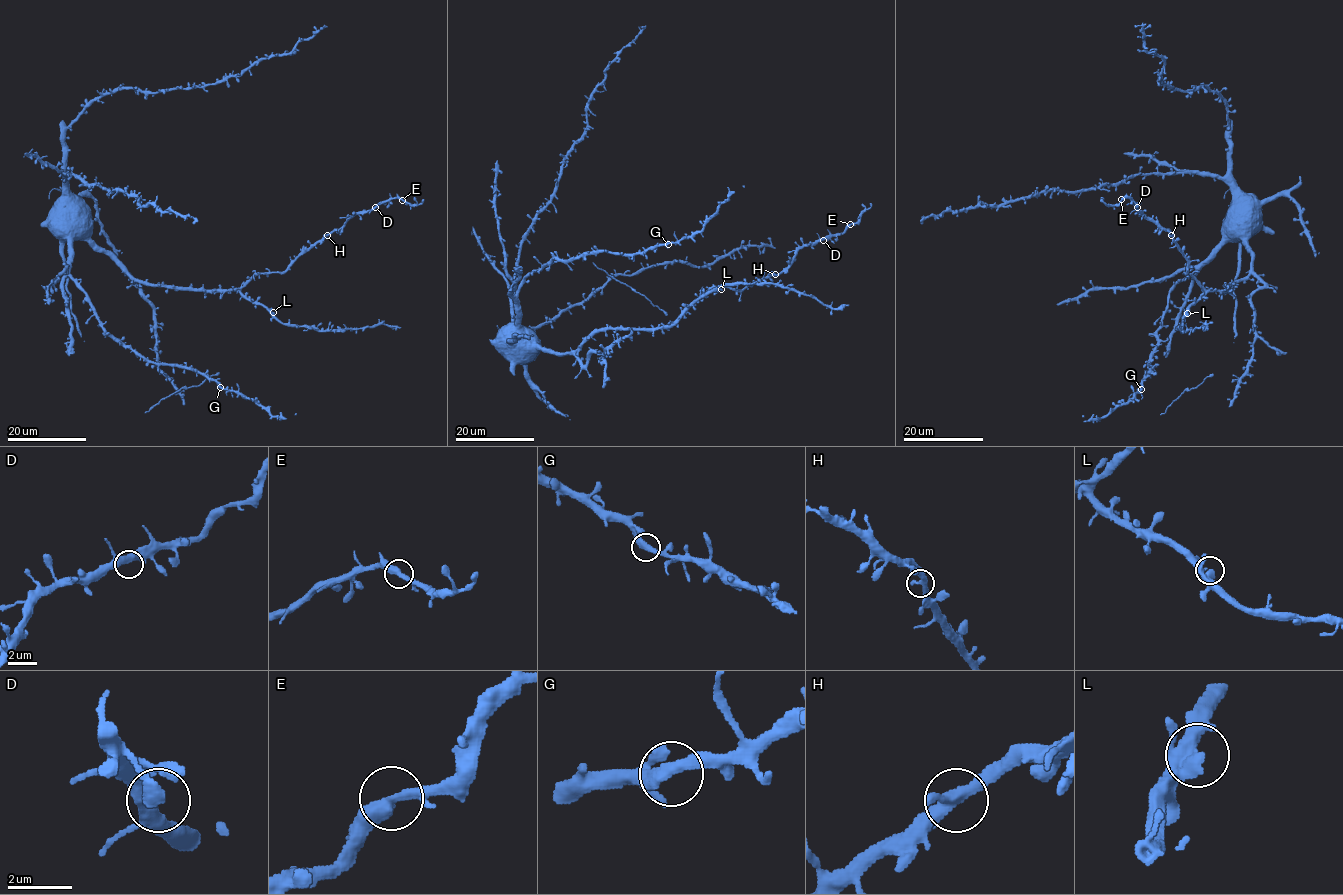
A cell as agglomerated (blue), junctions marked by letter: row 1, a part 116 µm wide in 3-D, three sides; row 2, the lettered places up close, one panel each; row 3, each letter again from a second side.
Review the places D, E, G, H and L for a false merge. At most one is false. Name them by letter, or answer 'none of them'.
none of them

